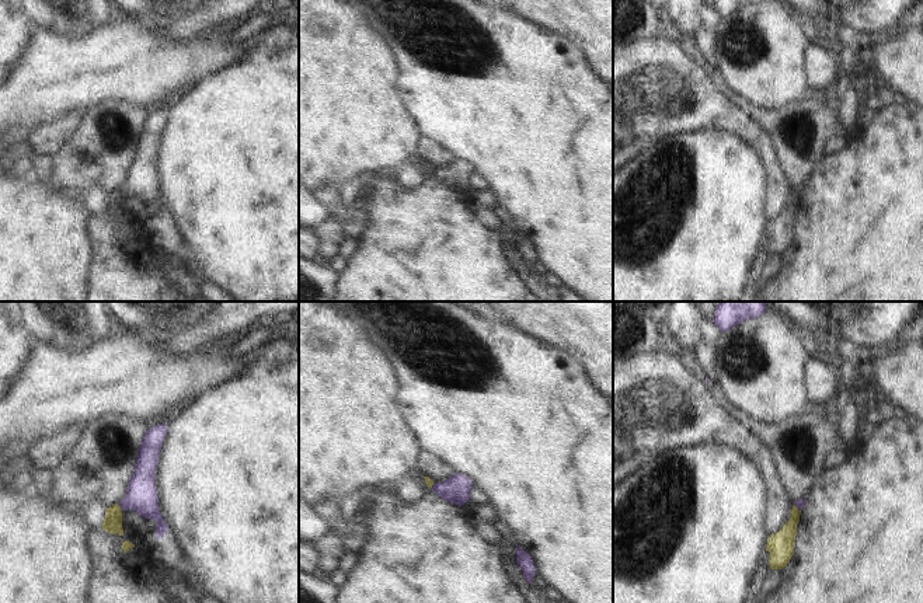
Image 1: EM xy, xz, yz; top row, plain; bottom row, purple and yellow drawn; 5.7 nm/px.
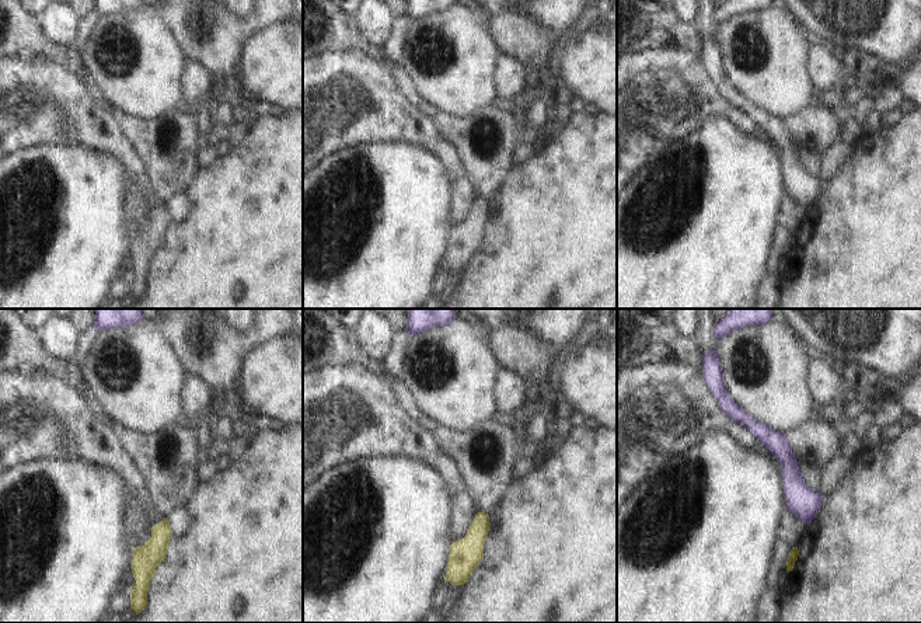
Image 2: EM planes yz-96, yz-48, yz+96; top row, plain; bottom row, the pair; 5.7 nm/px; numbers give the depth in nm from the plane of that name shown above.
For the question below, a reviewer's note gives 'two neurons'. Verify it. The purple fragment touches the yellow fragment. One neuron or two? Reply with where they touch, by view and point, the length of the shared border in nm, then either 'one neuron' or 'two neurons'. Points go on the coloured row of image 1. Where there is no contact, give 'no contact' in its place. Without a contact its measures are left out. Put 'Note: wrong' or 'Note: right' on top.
Note: right
xy (119, 505) | 50 nm | two neurons

